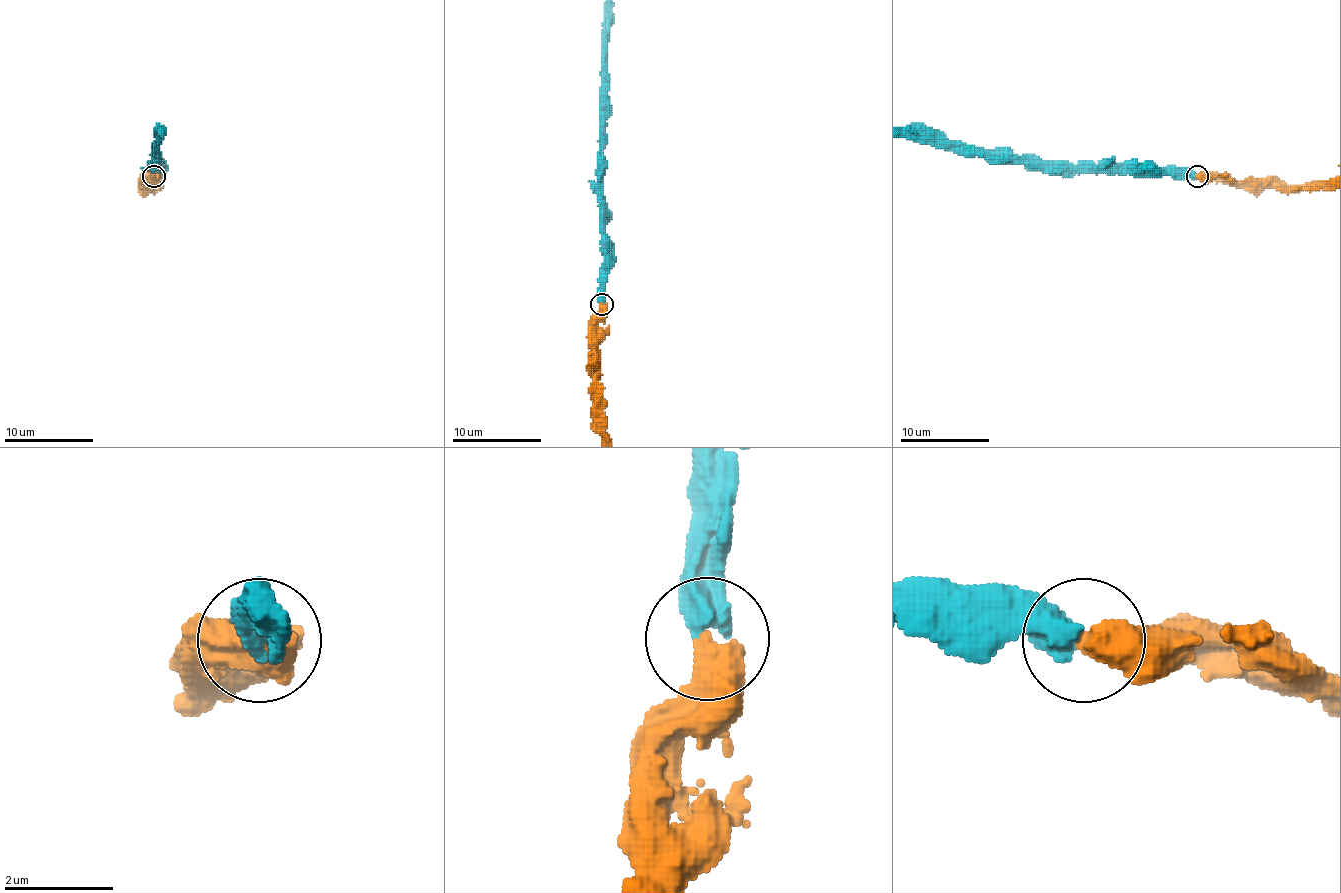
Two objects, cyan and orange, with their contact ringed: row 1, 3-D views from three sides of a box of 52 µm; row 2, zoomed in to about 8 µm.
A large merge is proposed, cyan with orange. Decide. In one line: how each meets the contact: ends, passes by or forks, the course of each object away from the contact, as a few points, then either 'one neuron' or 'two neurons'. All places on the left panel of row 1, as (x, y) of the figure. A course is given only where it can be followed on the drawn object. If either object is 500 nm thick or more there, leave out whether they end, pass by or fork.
orange runs (154, 176), (150, 176), (152, 188), (156, 183), (152, 181), (141, 192); one neuron

